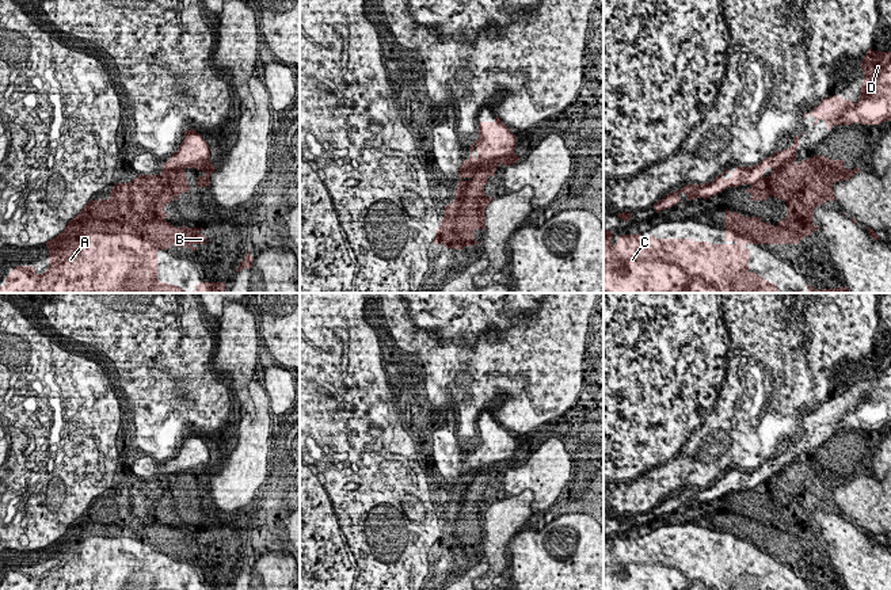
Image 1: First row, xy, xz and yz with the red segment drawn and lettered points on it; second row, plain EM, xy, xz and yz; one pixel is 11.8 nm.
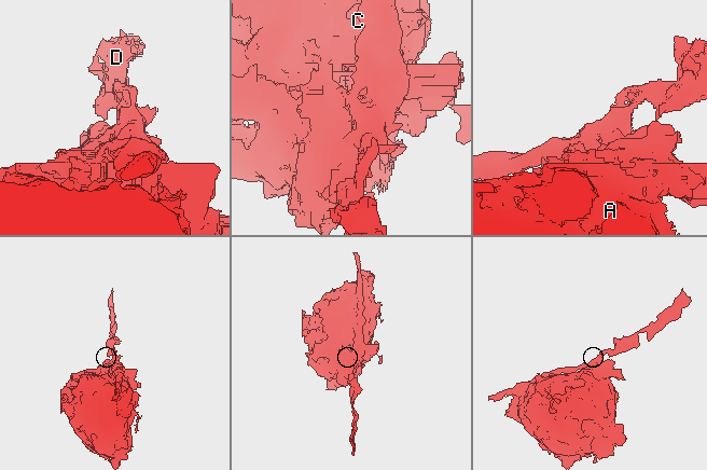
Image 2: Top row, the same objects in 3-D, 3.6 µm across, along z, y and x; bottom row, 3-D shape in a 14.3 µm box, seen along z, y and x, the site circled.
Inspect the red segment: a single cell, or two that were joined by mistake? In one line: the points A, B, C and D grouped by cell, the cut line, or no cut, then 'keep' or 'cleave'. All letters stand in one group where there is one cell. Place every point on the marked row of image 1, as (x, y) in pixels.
groups A B C / D; cut xy (170, 160), (172, 166), (197, 167); cleave

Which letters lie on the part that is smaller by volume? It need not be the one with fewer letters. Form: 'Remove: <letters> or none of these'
Remove: D

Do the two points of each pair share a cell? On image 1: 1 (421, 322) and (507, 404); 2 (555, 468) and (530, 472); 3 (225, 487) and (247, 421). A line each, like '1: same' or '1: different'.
1: same
2: same
3: same

